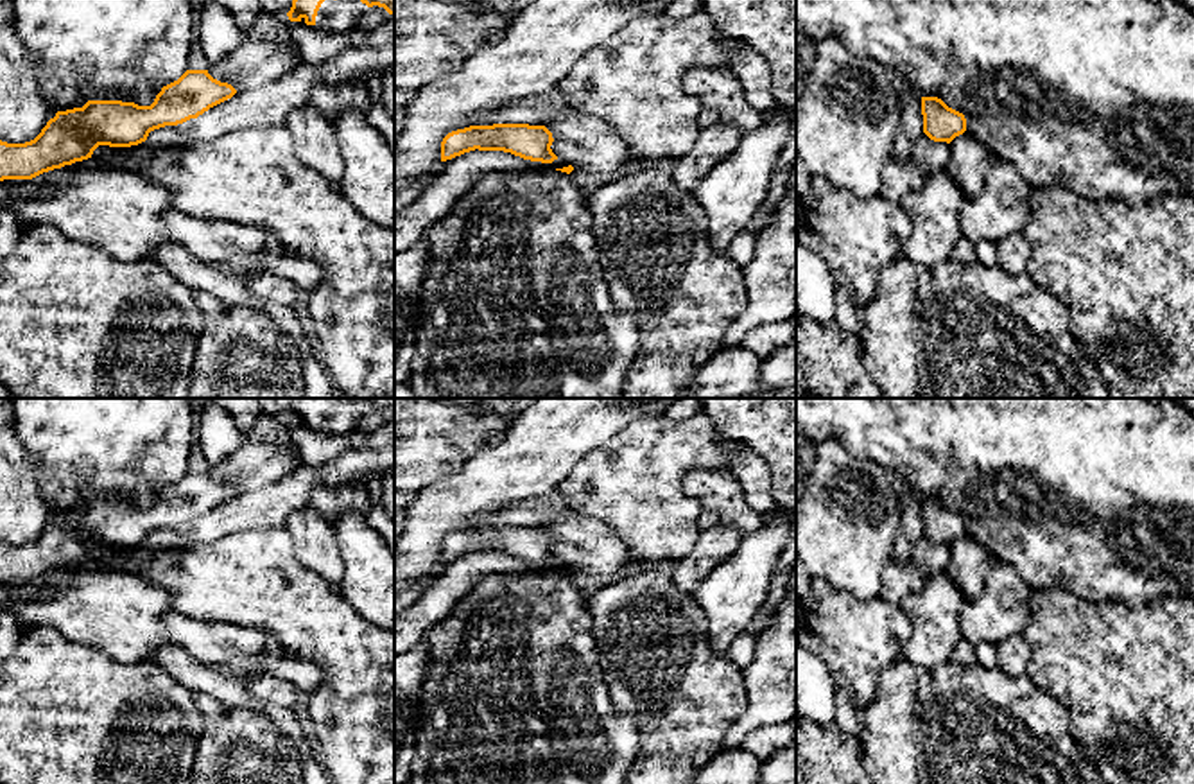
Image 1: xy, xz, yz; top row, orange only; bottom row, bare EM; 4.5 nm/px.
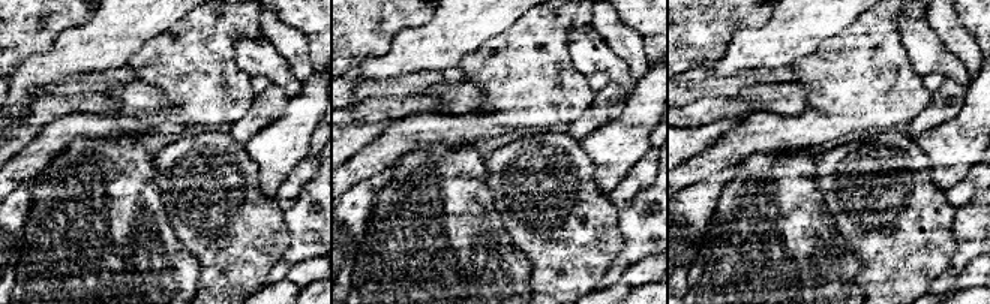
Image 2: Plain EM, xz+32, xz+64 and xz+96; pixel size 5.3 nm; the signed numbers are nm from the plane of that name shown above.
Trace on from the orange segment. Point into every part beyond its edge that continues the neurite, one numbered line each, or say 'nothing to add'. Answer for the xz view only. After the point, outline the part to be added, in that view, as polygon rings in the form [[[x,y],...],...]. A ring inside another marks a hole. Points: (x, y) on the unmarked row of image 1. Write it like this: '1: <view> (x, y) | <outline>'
nothing to add

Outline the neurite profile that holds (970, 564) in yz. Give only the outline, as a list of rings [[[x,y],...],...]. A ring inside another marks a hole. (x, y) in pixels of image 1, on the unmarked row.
[[[965,533],[950,544],[950,560],[945,574],[959,587],[966,603],[970,603],[984,592],[993,563],[991,553]]]

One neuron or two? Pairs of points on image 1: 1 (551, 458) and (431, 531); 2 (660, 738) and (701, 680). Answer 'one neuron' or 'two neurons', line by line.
1: one neuron
2: one neuron

